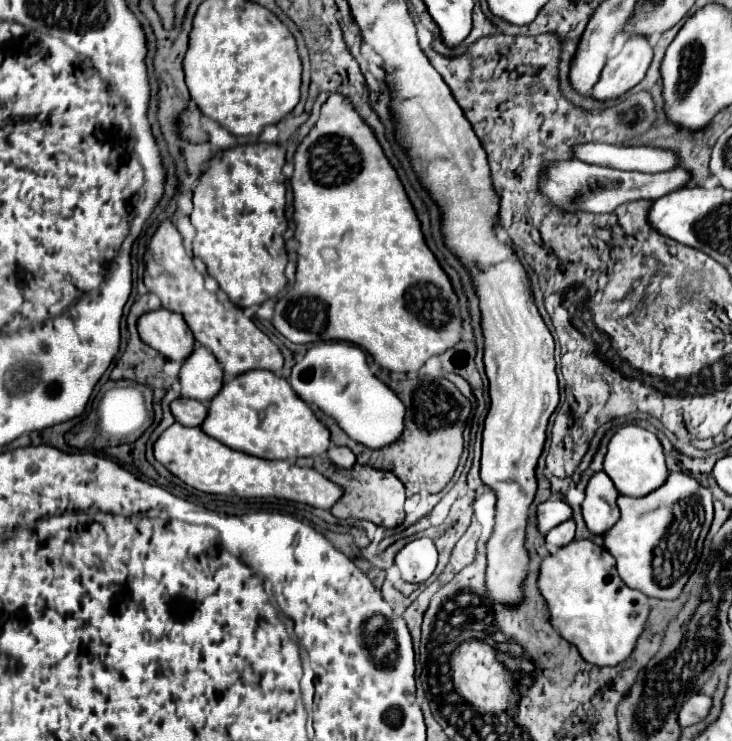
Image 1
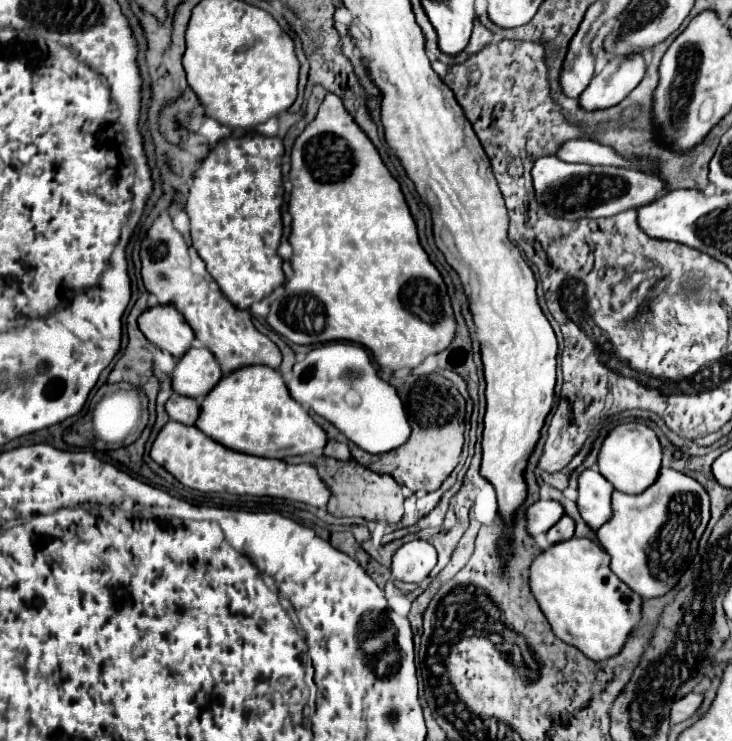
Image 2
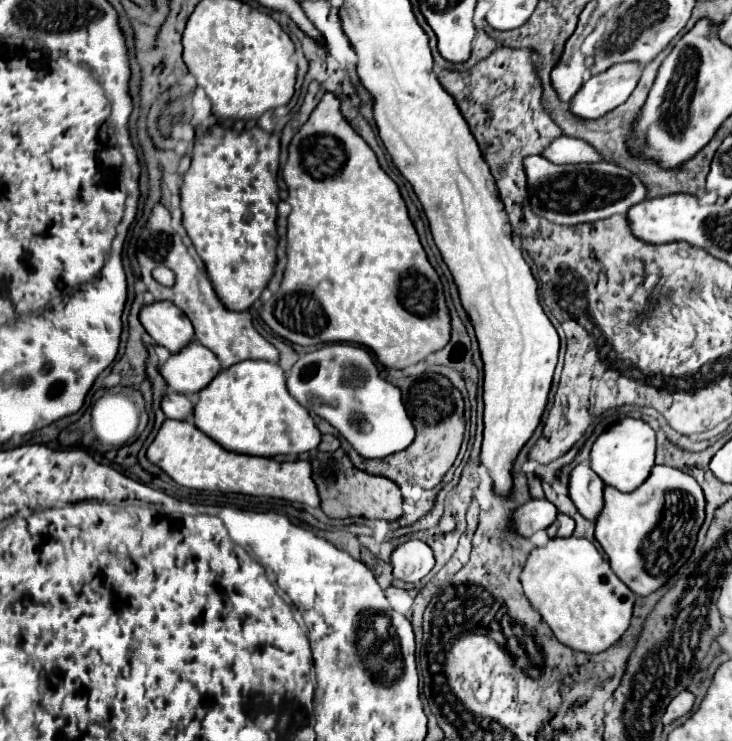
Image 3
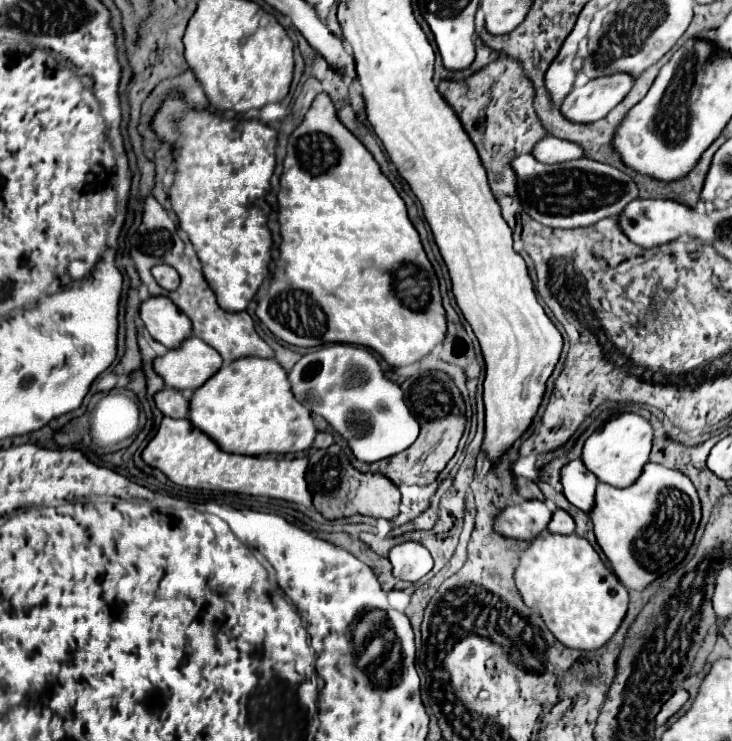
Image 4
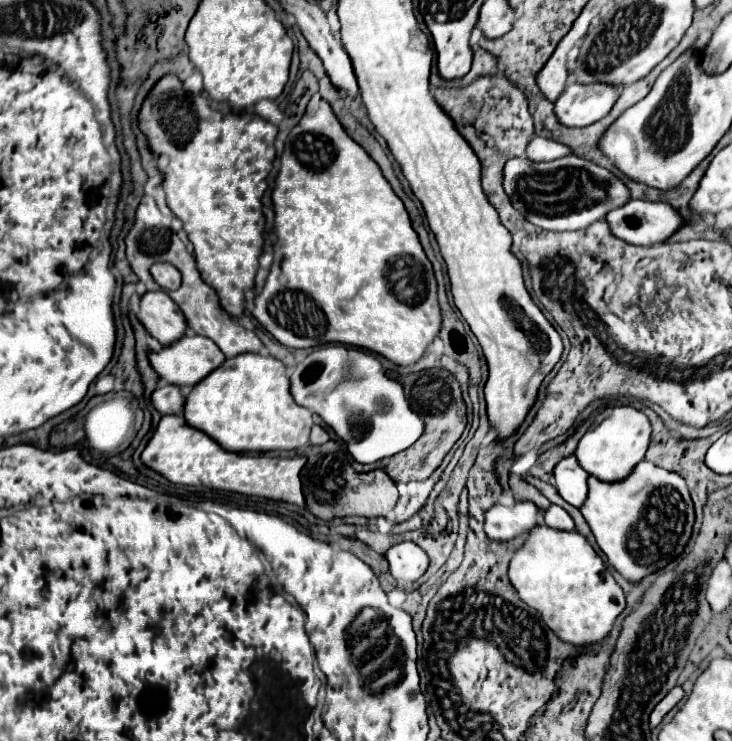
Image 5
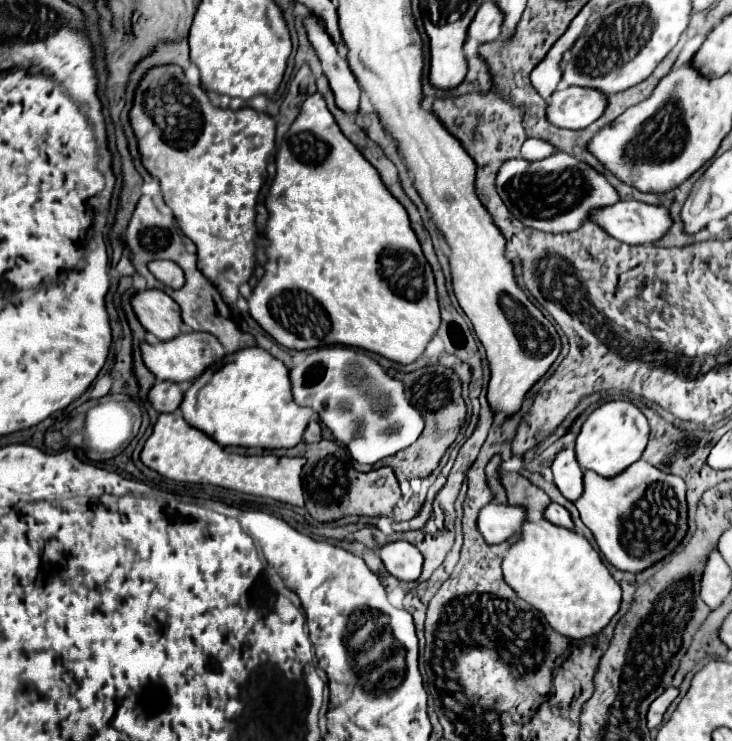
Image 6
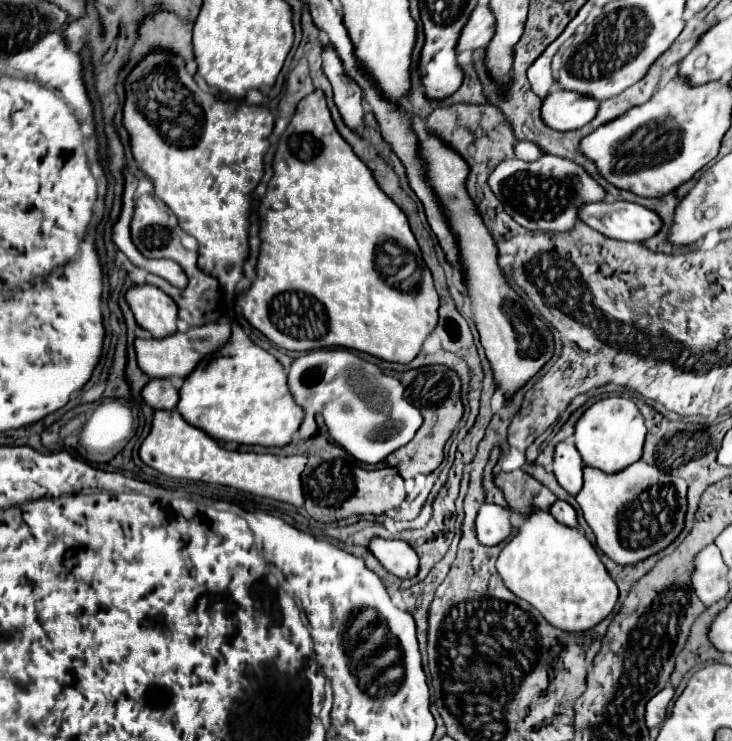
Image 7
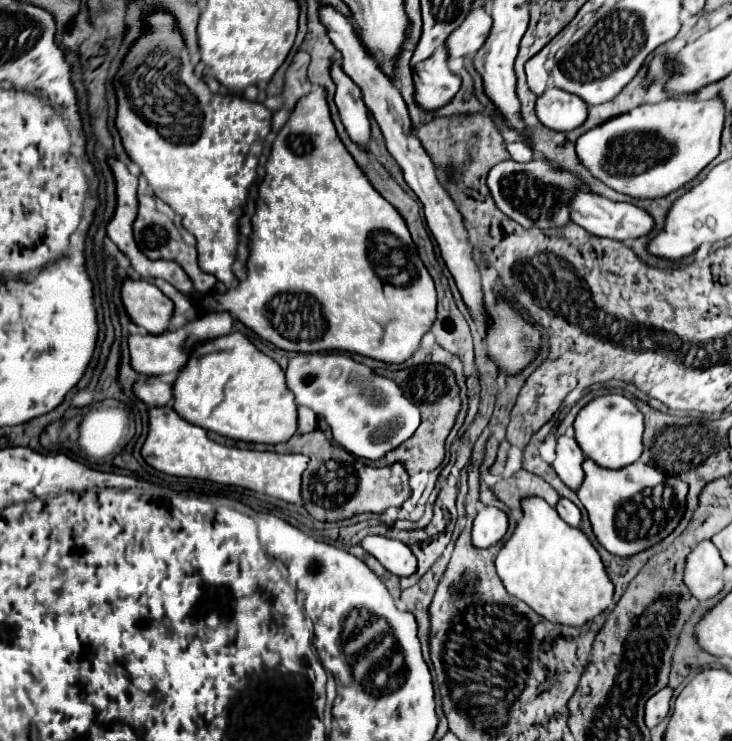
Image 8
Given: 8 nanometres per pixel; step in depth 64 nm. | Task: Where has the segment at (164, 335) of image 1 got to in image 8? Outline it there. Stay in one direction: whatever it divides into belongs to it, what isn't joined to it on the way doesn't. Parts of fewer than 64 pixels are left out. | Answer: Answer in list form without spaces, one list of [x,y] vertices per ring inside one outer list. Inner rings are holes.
[[[132,278],[124,280],[122,302],[132,322],[144,328],[148,334],[170,330],[174,304],[152,282]]]

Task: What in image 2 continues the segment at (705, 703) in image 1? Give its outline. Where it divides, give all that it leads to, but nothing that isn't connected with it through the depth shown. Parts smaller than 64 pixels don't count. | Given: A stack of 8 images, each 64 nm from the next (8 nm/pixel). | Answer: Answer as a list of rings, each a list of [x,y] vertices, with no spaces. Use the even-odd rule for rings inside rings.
[[[686,694],[682,700],[678,700],[674,706],[672,706],[672,716],[670,716],[670,720],[672,720],[672,724],[680,724],[680,722],[684,722],[684,720],[688,720],[692,714],[696,714],[698,712],[698,708],[702,706],[702,702],[704,702],[704,696],[702,694]]]

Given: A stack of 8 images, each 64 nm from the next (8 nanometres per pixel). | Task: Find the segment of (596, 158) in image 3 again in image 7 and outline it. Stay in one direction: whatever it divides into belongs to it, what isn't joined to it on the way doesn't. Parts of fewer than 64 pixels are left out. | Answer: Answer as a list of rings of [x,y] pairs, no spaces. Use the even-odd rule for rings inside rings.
[[[522,140],[514,146],[514,152],[516,152],[516,158],[520,160],[526,160],[526,162],[534,162],[538,160],[544,152],[540,152],[540,146],[538,144],[532,144],[528,140]]]

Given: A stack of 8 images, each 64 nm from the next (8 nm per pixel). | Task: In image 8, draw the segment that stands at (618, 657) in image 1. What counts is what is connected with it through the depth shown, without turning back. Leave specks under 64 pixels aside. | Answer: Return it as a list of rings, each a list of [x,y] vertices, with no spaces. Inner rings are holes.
[[[542,498],[522,500],[522,510],[524,514],[516,524],[514,534],[506,540],[506,544],[502,546],[496,558],[496,572],[504,582],[506,590],[512,596],[526,602],[532,610],[536,610],[546,620],[564,626],[584,626],[590,620],[594,620],[598,614],[608,610],[614,598],[614,584],[604,570],[600,554],[584,536],[584,532],[560,520],[556,510],[550,504],[546,504]]]

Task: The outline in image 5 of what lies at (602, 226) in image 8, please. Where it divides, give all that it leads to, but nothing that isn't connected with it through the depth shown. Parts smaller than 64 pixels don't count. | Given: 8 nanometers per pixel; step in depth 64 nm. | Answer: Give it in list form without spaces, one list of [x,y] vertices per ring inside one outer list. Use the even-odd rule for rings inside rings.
[[[630,200],[624,206],[608,212],[606,220],[614,236],[620,236],[624,242],[636,244],[636,246],[654,246],[654,244],[666,242],[672,234],[676,234],[686,224],[684,218],[670,204],[646,202],[646,200]]]

